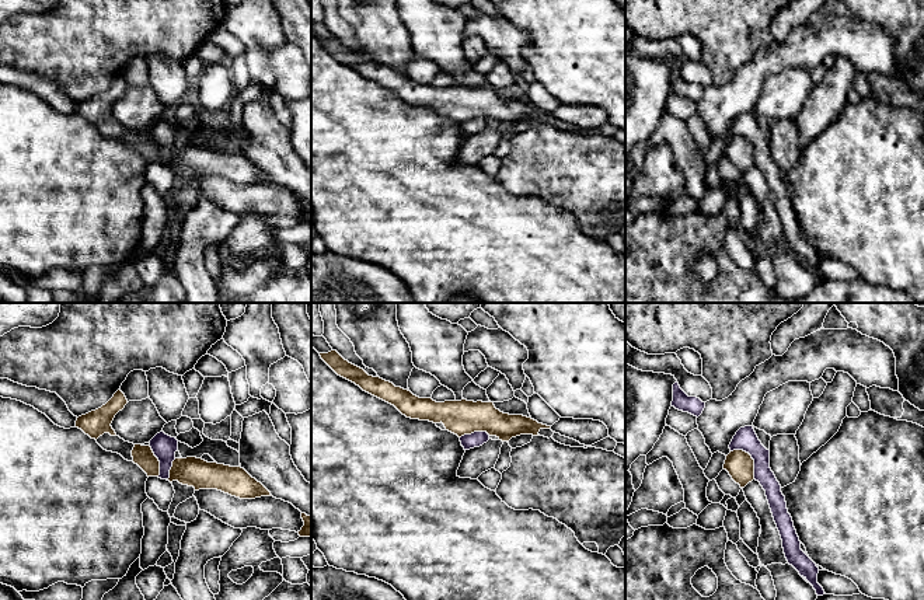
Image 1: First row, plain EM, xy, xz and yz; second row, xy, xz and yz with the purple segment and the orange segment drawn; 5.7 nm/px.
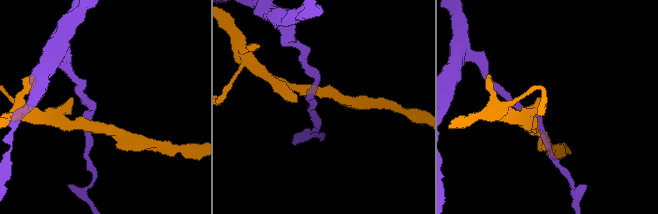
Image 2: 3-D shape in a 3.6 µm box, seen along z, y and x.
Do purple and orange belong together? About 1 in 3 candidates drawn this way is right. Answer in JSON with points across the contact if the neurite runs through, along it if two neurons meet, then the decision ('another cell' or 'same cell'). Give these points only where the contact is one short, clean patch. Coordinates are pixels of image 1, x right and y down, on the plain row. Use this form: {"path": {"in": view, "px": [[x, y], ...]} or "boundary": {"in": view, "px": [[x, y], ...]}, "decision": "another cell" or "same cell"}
{"boundary": {"in": "yz", "px": [[731, 136], [745, 136], [750, 142], [755, 164]]}, "decision": "another cell"}

